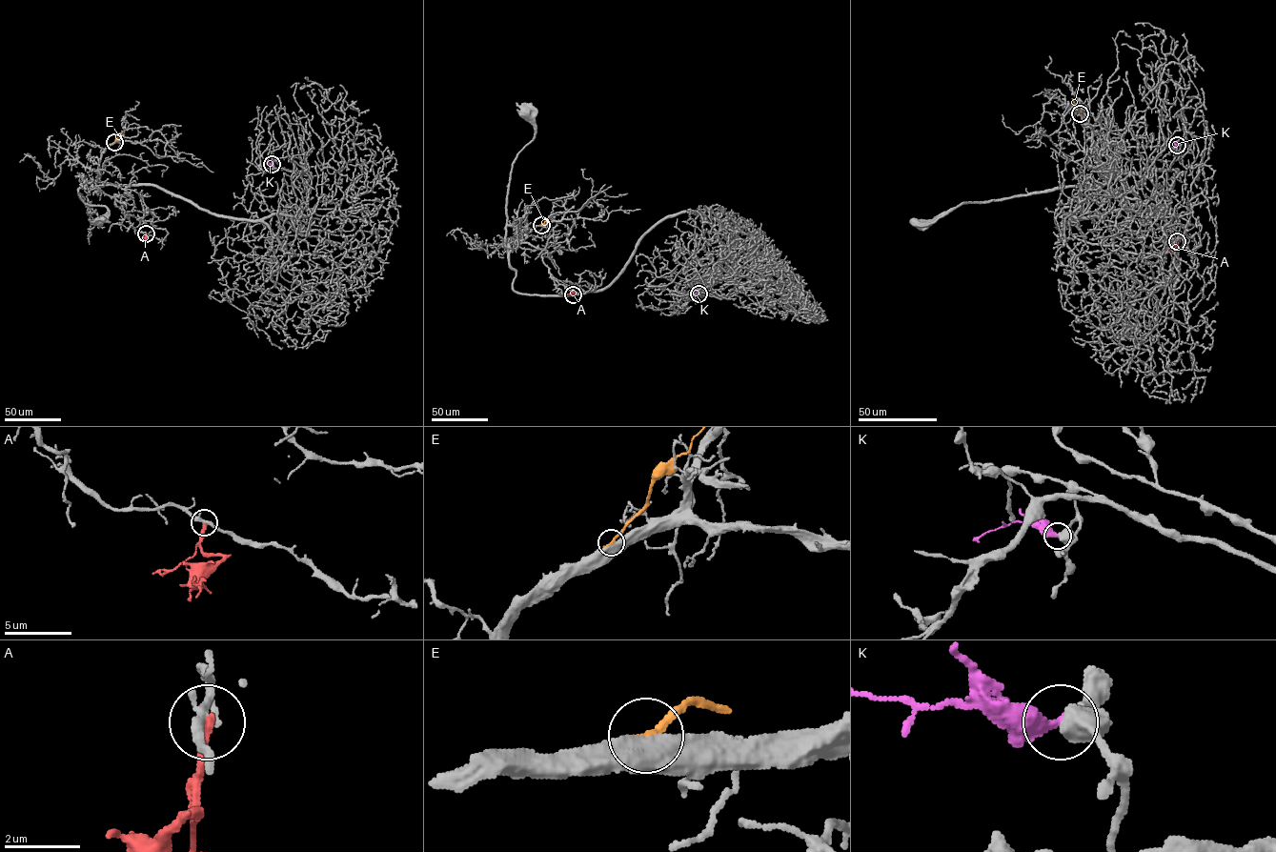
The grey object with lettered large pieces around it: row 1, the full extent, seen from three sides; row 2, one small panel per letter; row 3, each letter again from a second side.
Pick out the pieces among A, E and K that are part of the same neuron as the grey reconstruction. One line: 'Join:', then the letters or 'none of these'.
Join: none of these

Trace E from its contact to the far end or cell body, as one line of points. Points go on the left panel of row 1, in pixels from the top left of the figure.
E: (114, 142), (122, 131)

